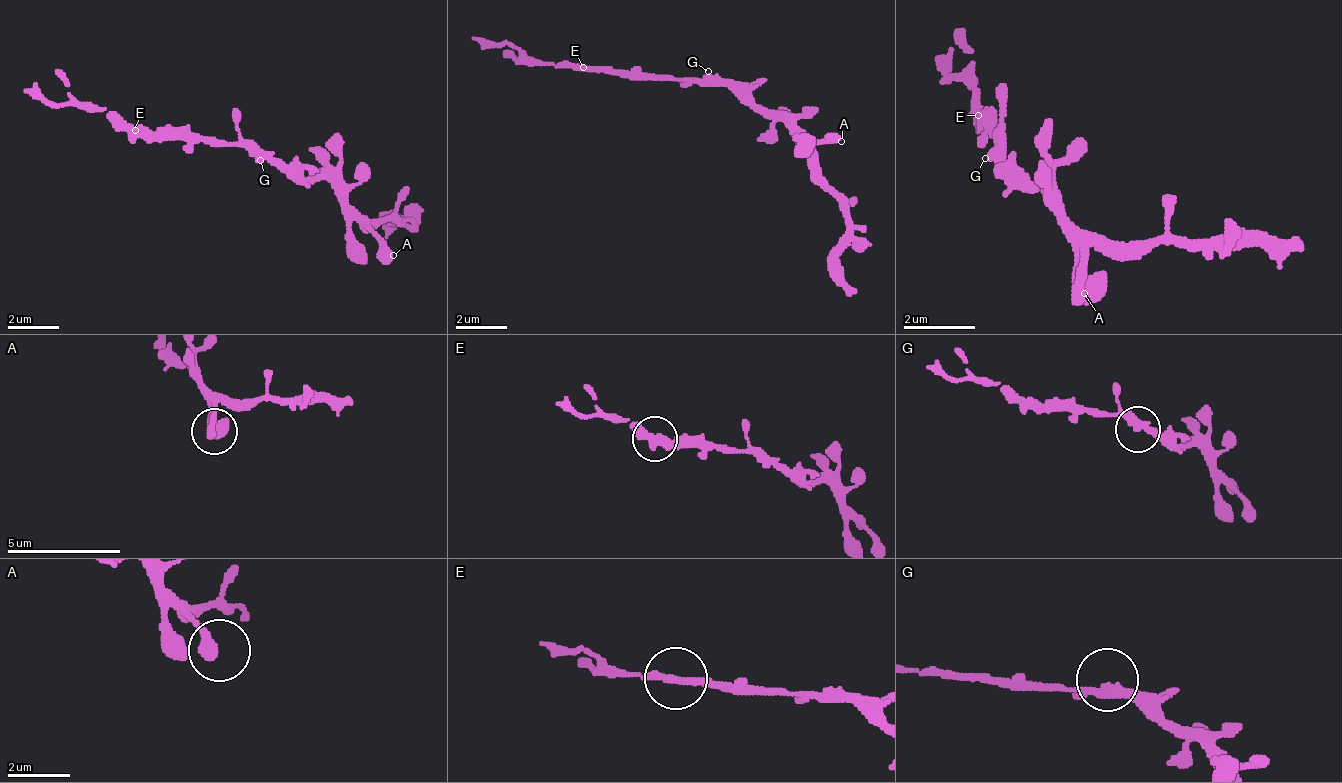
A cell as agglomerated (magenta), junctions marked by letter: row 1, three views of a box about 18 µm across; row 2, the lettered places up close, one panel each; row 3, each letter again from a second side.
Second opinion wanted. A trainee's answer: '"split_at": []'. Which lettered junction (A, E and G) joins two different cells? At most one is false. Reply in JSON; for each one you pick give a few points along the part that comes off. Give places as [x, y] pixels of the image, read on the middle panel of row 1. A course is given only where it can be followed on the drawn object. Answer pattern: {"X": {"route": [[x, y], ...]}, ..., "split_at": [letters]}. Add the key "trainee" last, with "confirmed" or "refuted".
{"split_at": [], "trainee": "confirmed"}

